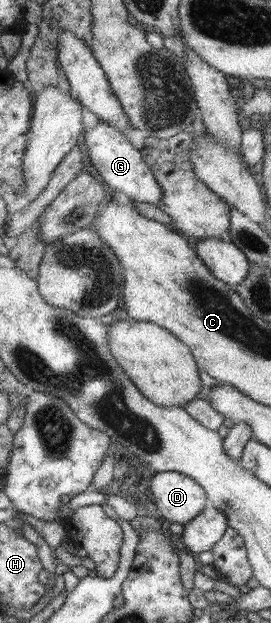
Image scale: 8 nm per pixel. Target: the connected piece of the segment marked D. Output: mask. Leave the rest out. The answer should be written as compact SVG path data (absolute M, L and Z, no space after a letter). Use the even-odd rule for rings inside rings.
M175 471L156 472L150 478L153 507L170 523L191 522L205 507L203 488Z

